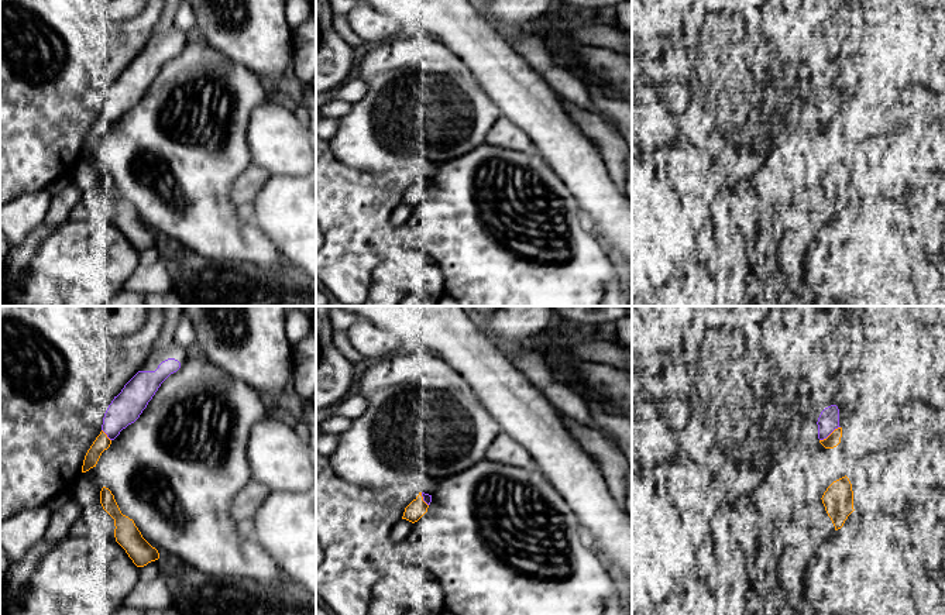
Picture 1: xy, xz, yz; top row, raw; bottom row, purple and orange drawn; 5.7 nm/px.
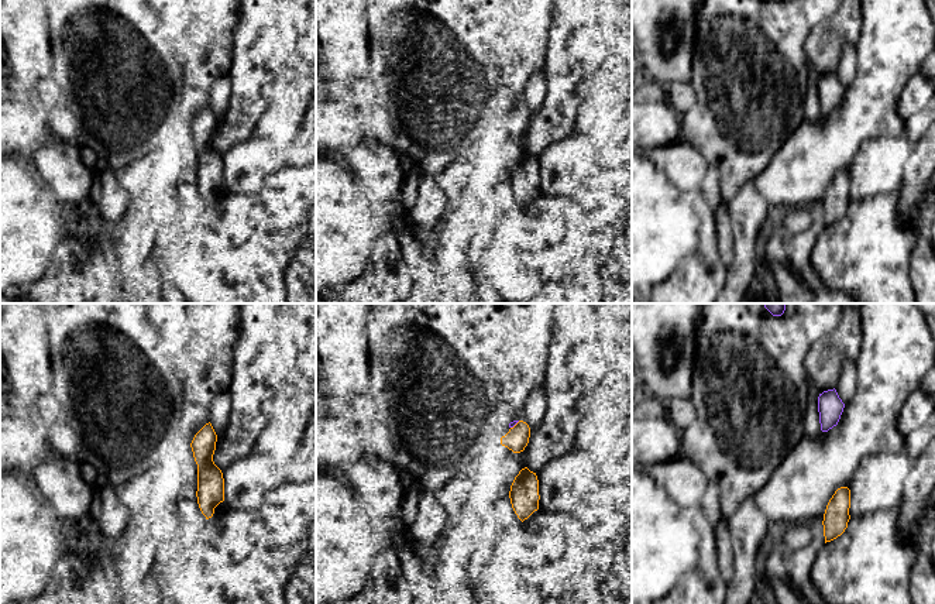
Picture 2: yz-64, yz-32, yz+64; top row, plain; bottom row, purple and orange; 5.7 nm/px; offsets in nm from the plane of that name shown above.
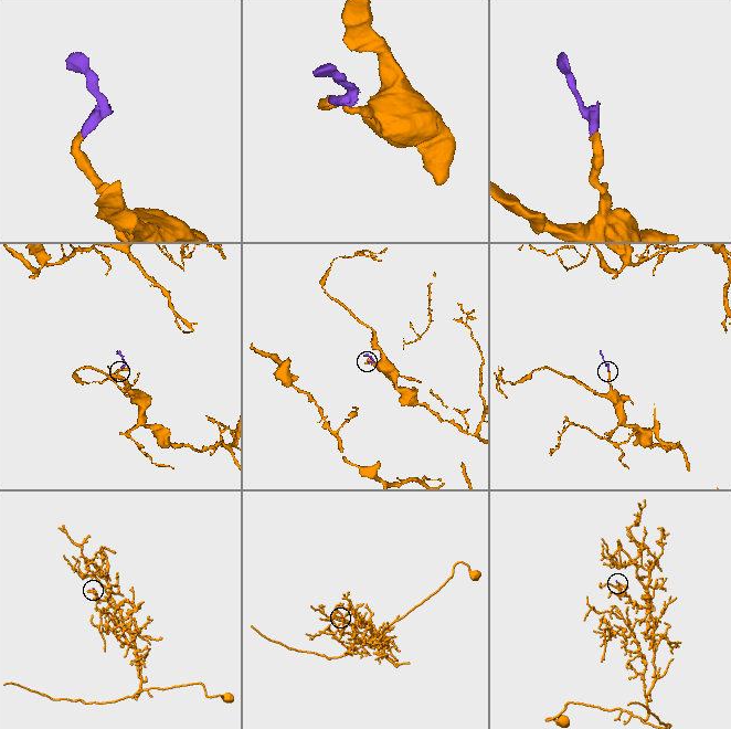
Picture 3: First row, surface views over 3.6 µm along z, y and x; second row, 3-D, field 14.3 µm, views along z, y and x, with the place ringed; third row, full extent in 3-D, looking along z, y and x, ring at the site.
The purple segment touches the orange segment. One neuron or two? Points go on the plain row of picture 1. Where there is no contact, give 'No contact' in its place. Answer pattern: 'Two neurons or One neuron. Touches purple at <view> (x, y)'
One neuron. Touches purple at yz (830, 117)

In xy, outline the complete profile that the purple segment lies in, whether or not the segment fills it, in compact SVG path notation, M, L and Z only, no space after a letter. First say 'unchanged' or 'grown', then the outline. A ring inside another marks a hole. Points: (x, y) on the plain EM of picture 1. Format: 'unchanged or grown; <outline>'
grown; M165 0L164 14L140 55L109 89L102 116L85 140L82 157L96 151L102 137L110 131L123 113L140 102L161 68L185 48L189 35L175 27L175 14L181 1Z

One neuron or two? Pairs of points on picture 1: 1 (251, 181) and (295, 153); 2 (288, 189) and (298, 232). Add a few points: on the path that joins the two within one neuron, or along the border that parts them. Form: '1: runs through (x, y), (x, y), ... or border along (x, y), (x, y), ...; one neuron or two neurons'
1: border along (253, 162), (272, 174); two neurons
2: runs through (288, 199), (288, 208), (298, 217), (298, 222); one neuron

